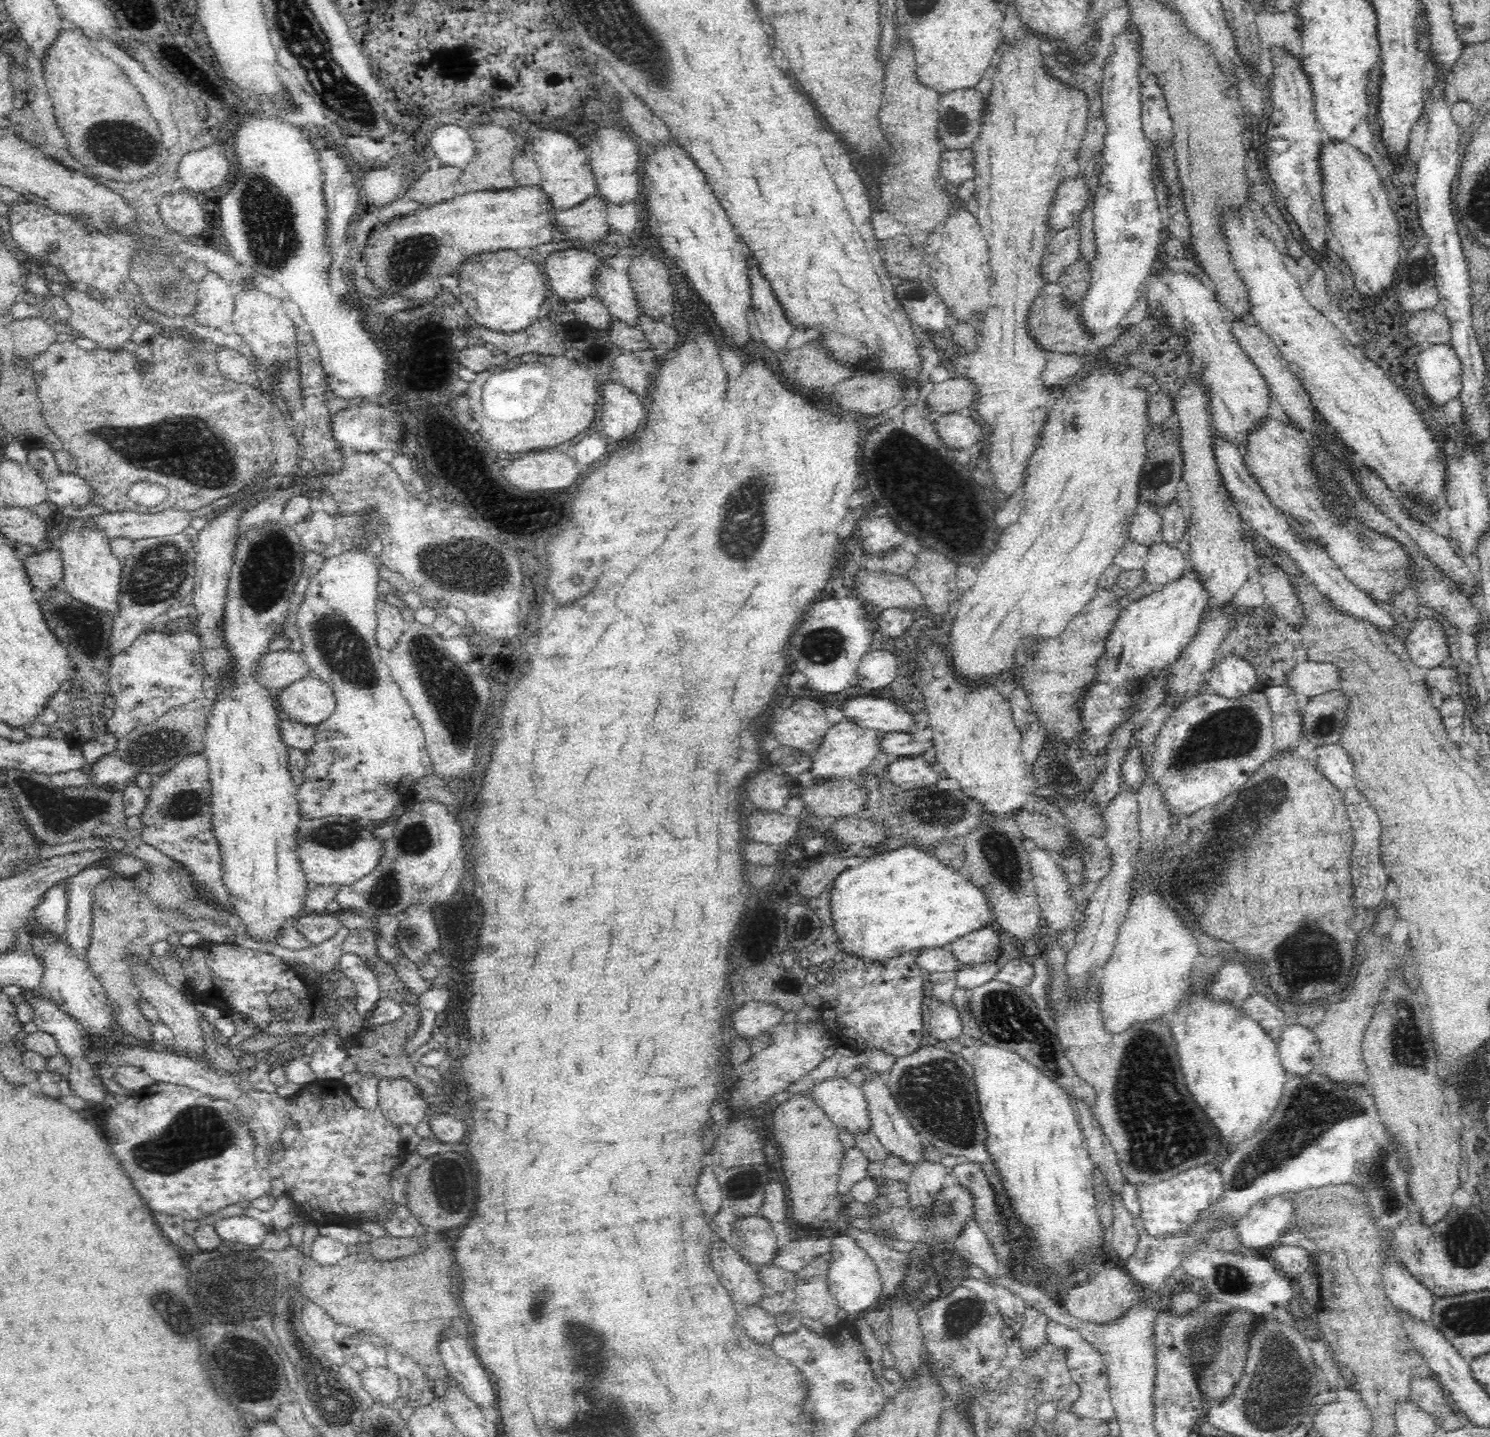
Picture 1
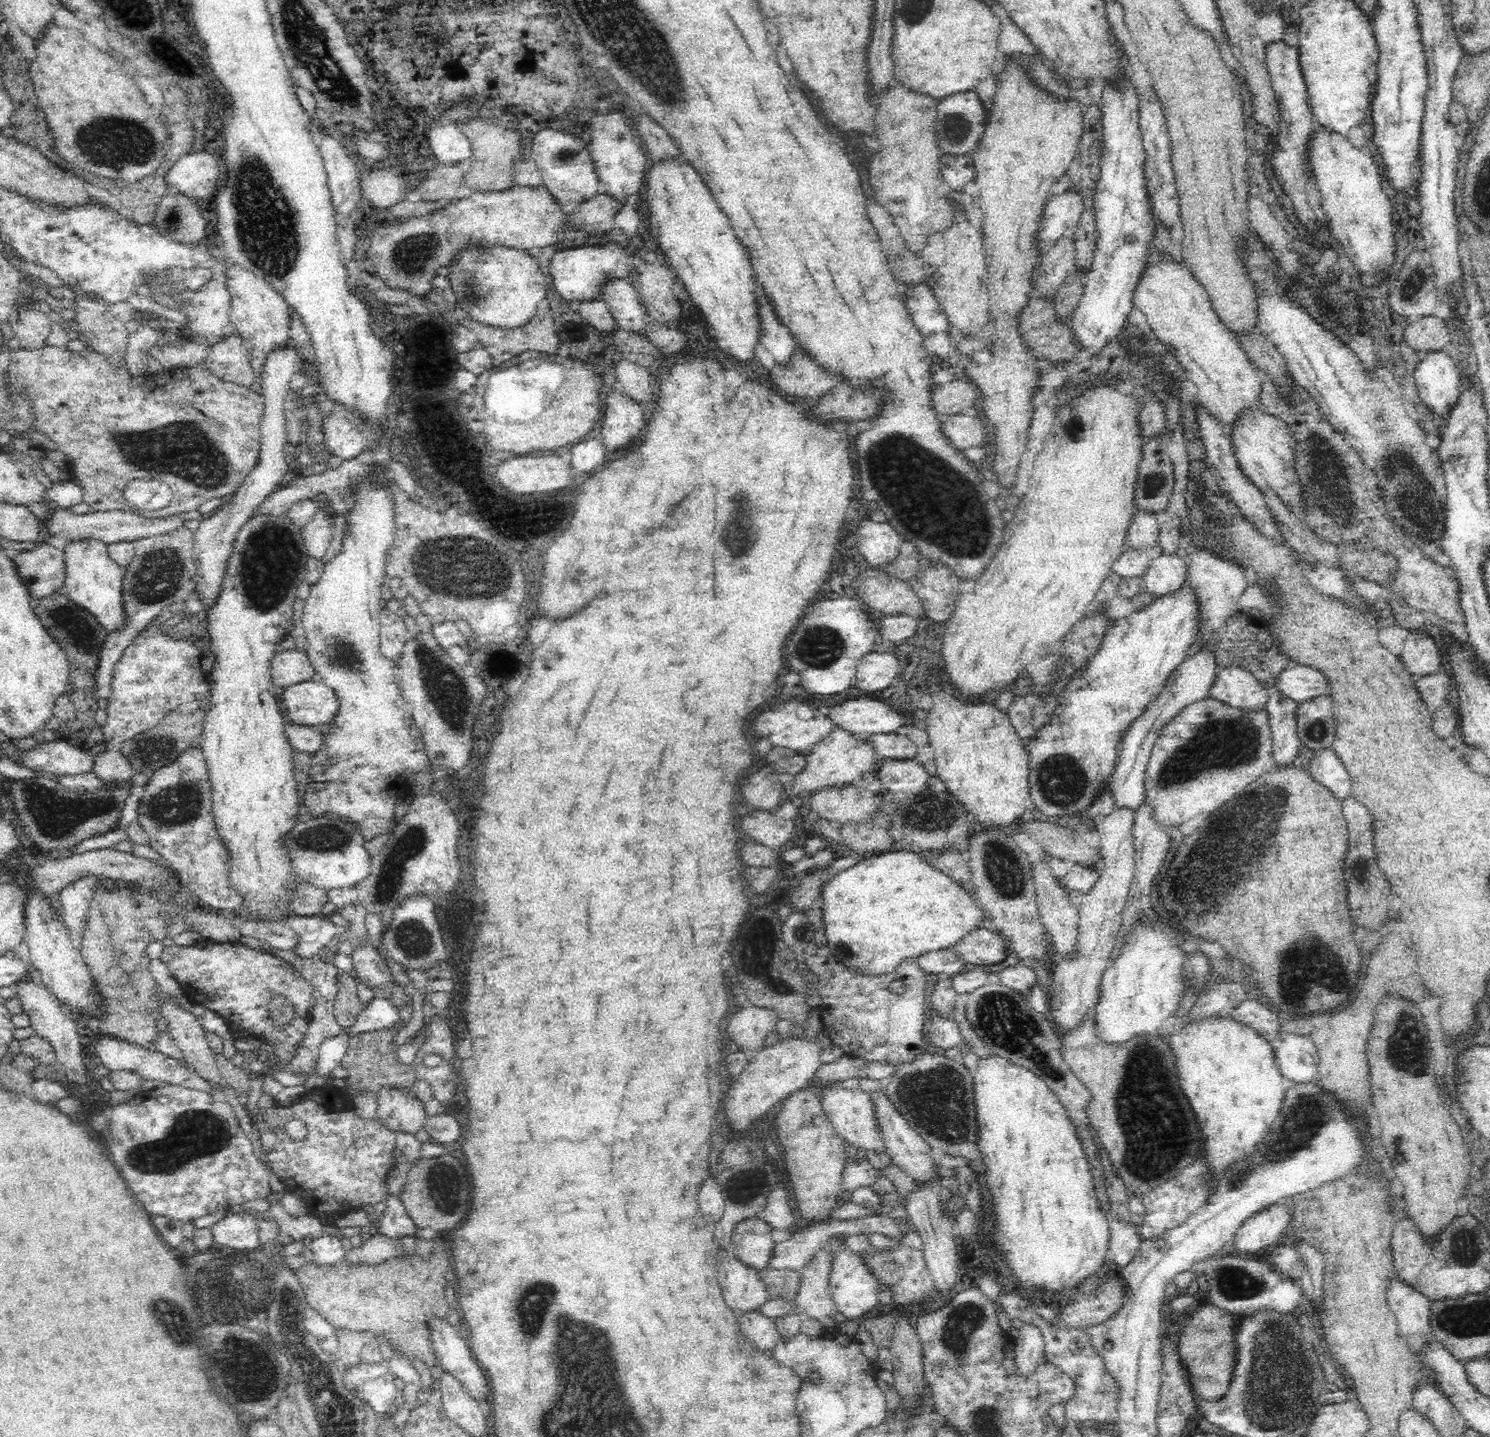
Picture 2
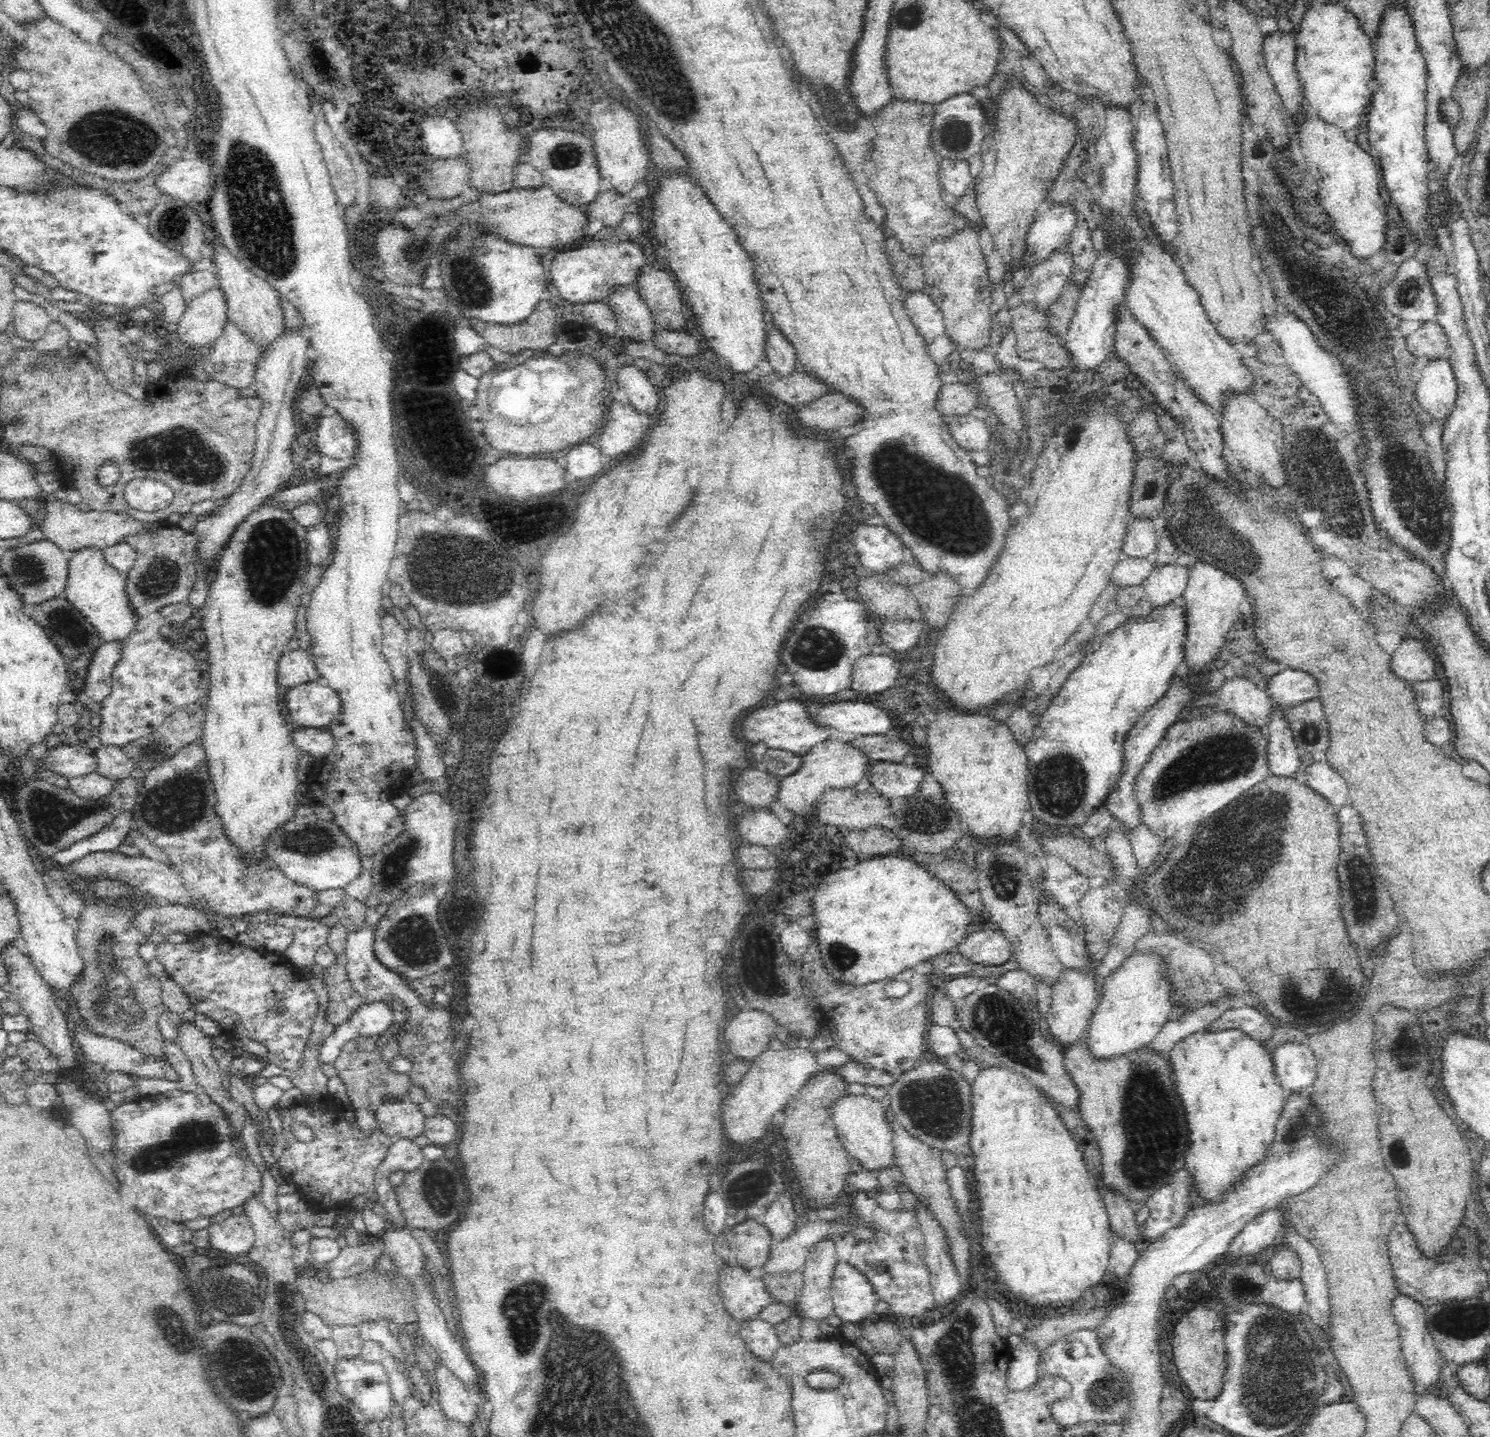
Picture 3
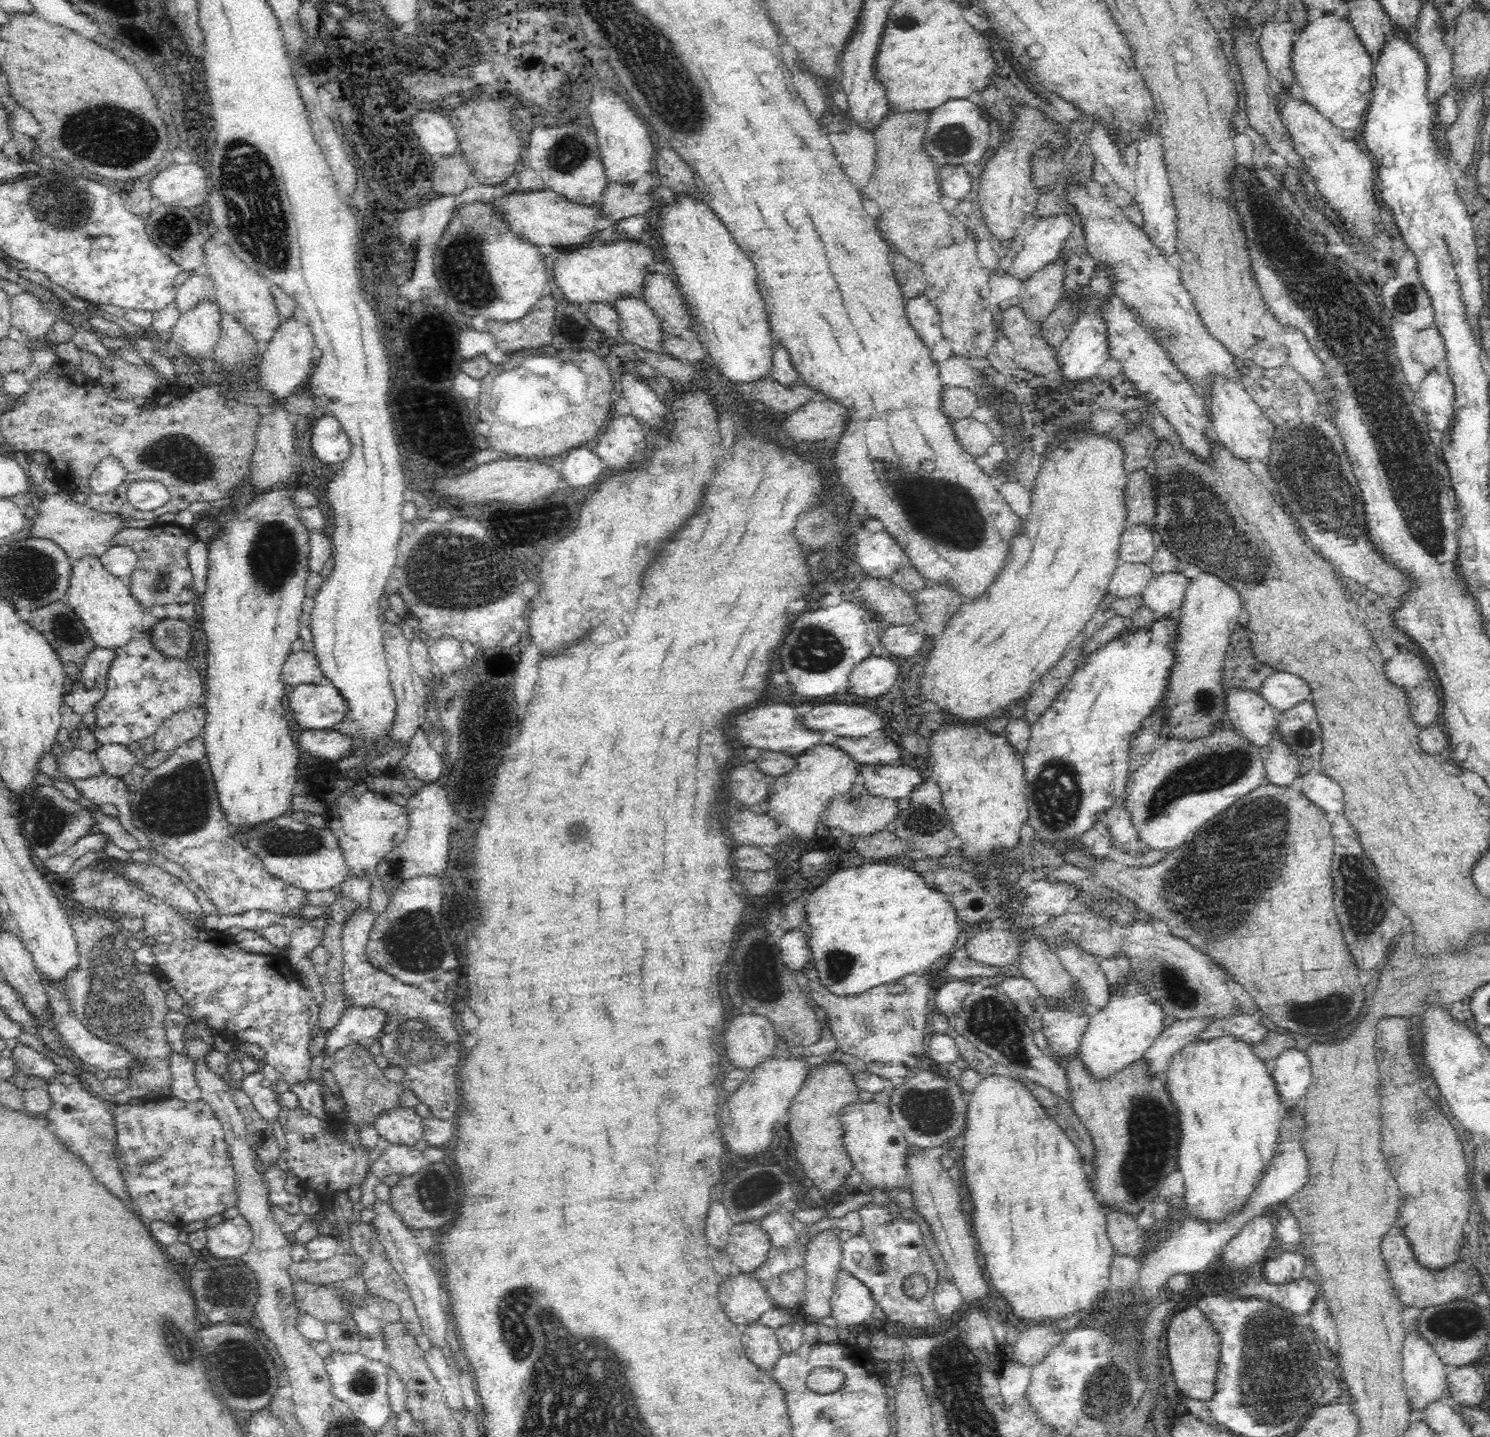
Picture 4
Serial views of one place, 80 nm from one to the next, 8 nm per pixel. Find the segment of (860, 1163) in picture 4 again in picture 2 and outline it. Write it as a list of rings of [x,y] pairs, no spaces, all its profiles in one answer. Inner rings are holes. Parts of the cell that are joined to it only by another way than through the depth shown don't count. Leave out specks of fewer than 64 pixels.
[[[836,1082],[822,1088],[820,1102],[831,1122],[831,1126],[840,1135],[842,1142],[848,1142],[848,1144],[861,1151],[873,1151],[876,1154],[885,1152],[884,1143],[881,1141],[877,1129],[873,1104],[866,1091],[862,1092],[860,1088],[850,1090],[850,1088],[844,1088],[841,1082]]]

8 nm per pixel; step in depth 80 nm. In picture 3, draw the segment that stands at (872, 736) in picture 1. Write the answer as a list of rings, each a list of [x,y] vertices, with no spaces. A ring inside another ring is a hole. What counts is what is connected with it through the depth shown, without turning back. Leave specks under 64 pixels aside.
[[[827,738],[824,742],[815,744],[806,754],[801,755],[800,768],[787,777],[780,778],[780,792],[778,792],[778,803],[794,817],[800,816],[808,819],[811,816],[813,806],[818,797],[829,788],[853,787],[872,766],[879,762],[868,757],[864,749],[858,745],[852,745],[850,741],[840,738]]]

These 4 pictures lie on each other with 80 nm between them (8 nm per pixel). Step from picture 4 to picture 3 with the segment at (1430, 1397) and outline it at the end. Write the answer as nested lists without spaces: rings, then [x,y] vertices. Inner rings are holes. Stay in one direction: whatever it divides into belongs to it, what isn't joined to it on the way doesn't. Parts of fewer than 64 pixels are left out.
[[[1397,1291],[1391,1300],[1391,1313],[1395,1316],[1399,1326],[1399,1335],[1401,1336],[1402,1352],[1408,1372],[1414,1377],[1413,1386],[1414,1394],[1419,1395],[1426,1391],[1436,1390],[1439,1392],[1440,1382],[1439,1372],[1442,1362],[1442,1357],[1439,1350],[1436,1348],[1434,1337],[1430,1335],[1428,1327],[1426,1327],[1426,1308],[1422,1301],[1414,1299]]]

